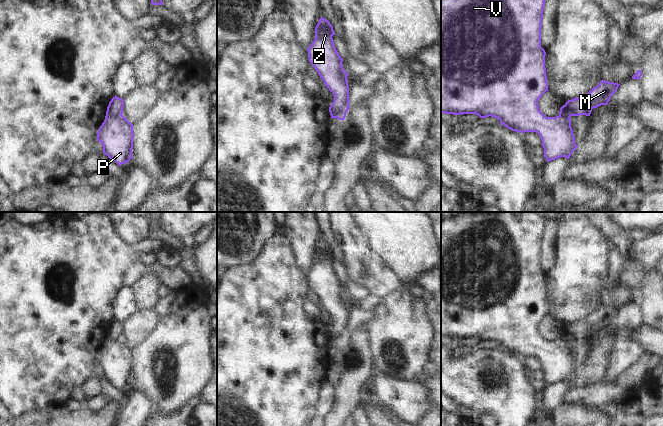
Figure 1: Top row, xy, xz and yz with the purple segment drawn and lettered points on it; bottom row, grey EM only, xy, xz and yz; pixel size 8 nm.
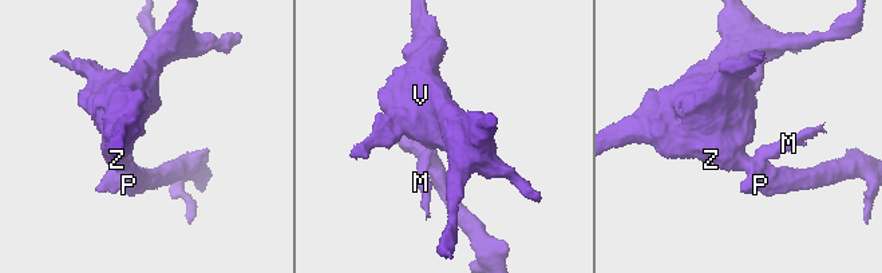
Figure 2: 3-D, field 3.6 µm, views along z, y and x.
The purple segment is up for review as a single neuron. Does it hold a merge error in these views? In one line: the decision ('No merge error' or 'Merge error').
Merge error.

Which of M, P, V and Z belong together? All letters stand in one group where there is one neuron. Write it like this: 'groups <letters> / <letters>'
groups M / P V Z

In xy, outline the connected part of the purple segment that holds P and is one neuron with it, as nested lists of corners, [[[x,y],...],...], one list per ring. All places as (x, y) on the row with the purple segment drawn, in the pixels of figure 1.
[[[106,115],[97,133],[103,153],[119,166],[132,158],[133,139],[133,125],[123,115]]]

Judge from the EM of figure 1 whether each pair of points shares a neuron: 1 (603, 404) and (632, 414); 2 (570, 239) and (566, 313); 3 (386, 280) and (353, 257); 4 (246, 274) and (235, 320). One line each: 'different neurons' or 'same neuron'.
1: same neuron
2: same neuron
3: same neuron
4: same neuron

